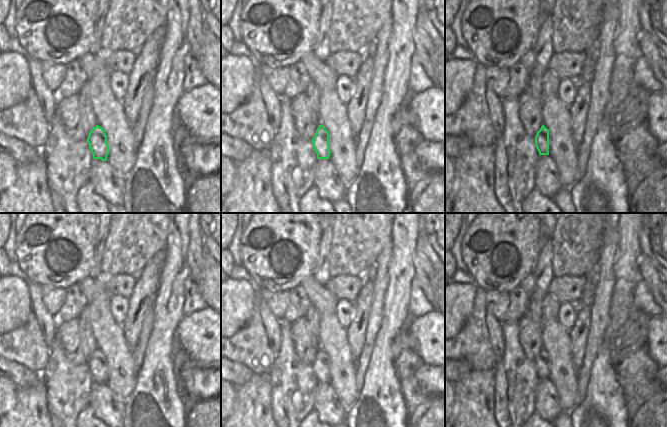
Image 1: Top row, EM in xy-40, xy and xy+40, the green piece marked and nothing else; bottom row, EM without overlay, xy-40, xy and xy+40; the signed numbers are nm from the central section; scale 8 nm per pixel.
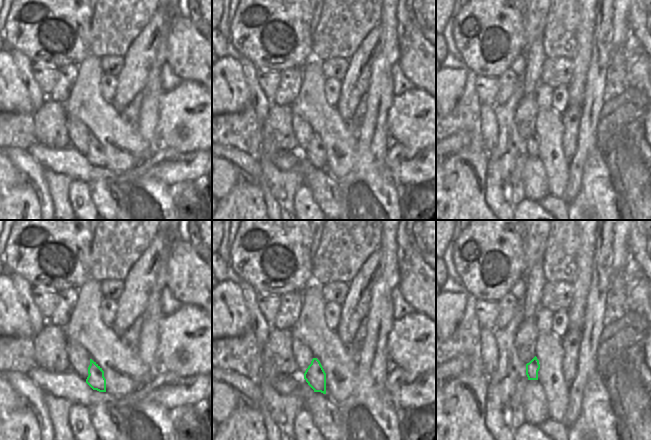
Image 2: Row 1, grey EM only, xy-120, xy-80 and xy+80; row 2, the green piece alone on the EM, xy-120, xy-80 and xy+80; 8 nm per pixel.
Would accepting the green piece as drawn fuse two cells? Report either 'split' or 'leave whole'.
split

